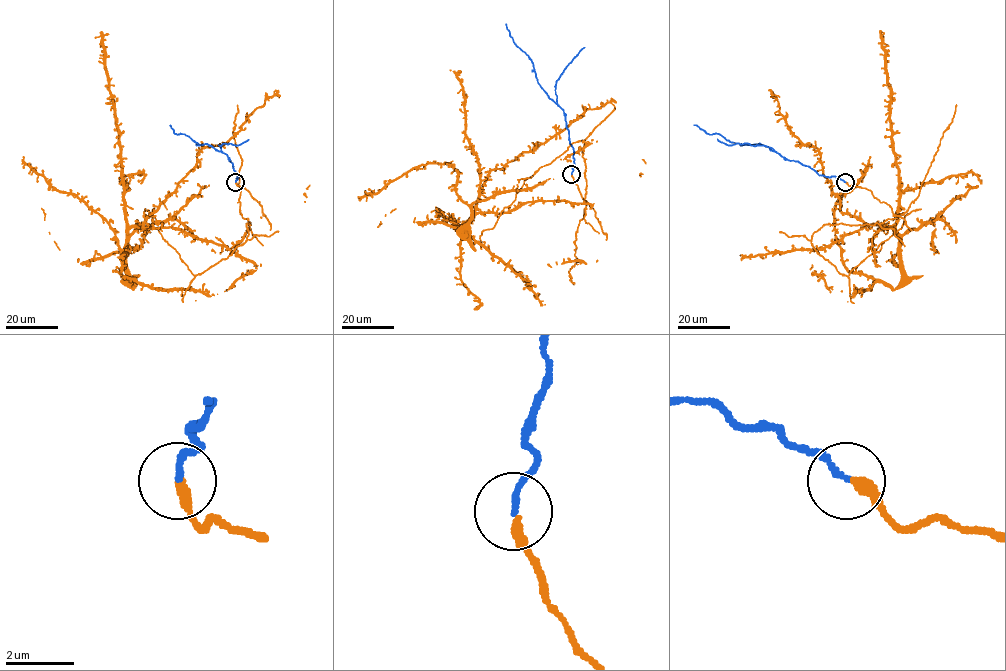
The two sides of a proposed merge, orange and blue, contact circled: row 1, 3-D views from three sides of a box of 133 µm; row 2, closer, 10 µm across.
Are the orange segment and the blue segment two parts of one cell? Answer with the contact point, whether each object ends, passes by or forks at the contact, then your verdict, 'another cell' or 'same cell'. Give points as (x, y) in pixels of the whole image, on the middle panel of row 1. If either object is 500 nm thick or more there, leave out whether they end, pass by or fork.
(571, 174) | orange ends | blue ends | same cell

